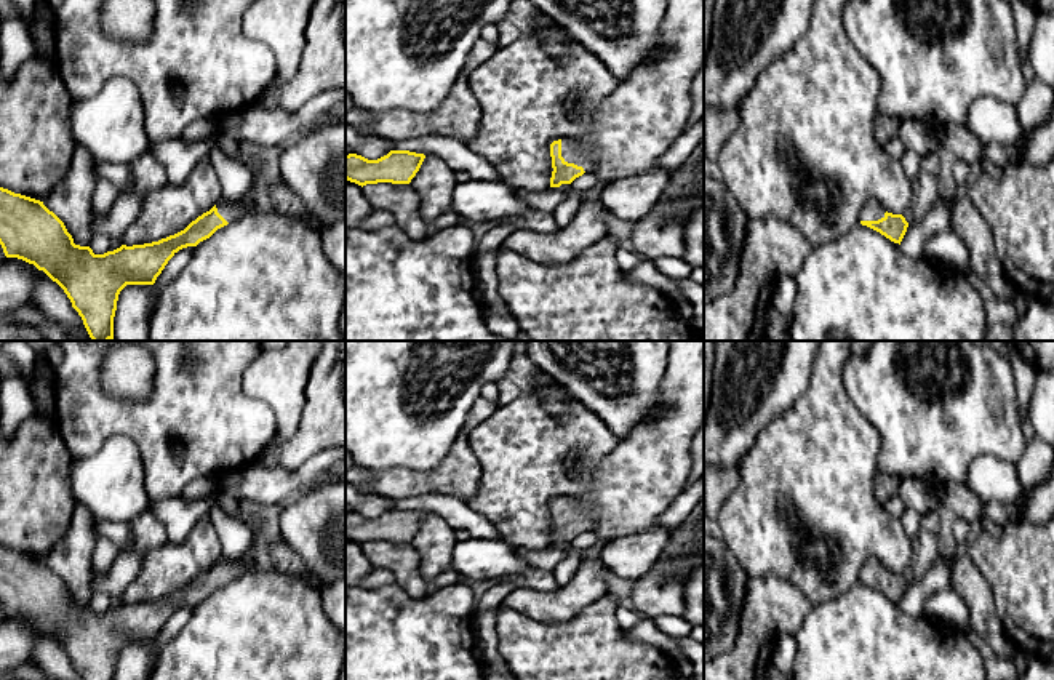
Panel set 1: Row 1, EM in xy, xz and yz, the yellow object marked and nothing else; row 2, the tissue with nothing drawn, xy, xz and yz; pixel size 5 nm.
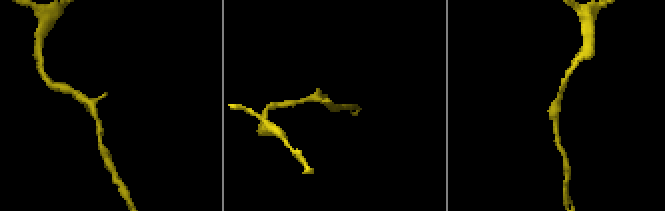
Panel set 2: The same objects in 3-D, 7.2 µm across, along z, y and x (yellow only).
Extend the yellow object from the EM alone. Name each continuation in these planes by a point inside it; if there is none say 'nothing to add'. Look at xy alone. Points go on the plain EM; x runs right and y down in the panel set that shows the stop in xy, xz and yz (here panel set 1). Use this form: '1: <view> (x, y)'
1: xy (229, 568)

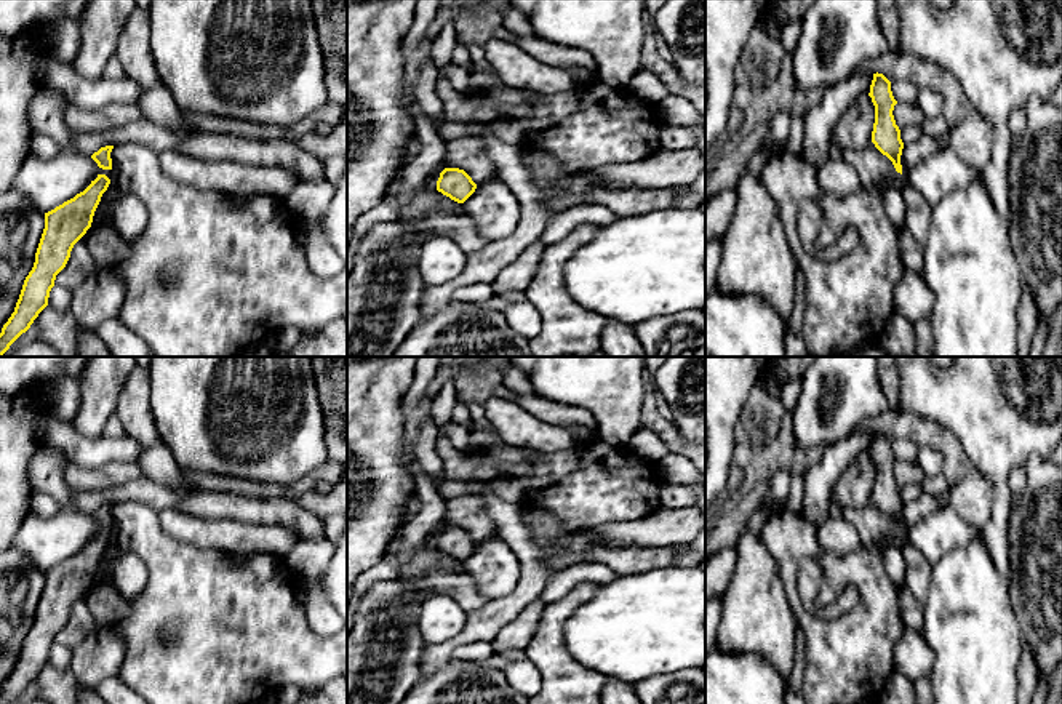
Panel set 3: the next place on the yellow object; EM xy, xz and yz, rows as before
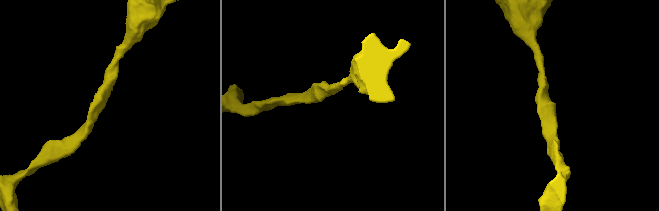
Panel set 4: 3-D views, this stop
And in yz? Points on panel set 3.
nothing to add

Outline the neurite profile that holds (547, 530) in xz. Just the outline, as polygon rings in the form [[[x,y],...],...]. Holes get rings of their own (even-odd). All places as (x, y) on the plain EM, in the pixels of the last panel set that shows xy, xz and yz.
[[[521,507],[523,523],[531,530],[534,541],[542,547],[552,547],[571,538],[571,531],[550,510],[539,507]]]

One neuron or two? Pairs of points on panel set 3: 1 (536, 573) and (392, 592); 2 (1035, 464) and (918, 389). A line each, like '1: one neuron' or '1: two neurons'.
1: two neurons
2: two neurons

